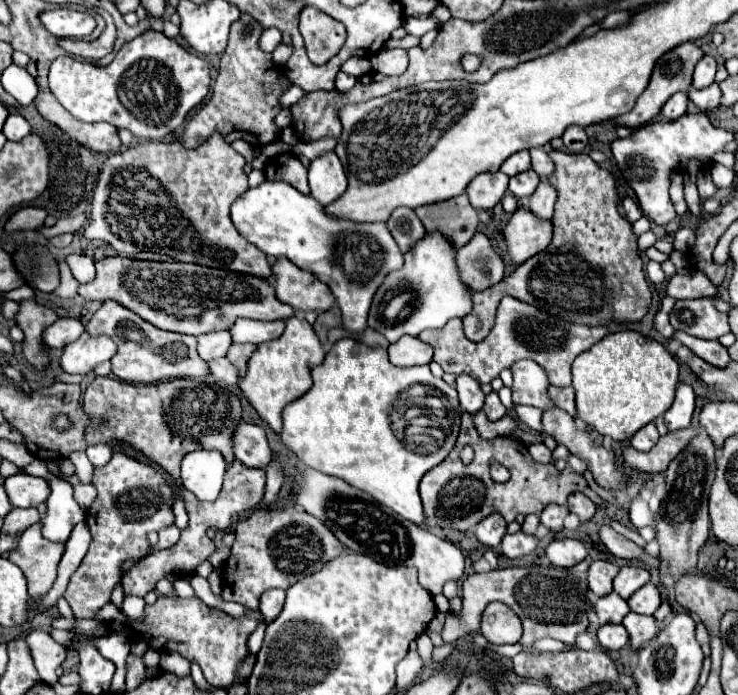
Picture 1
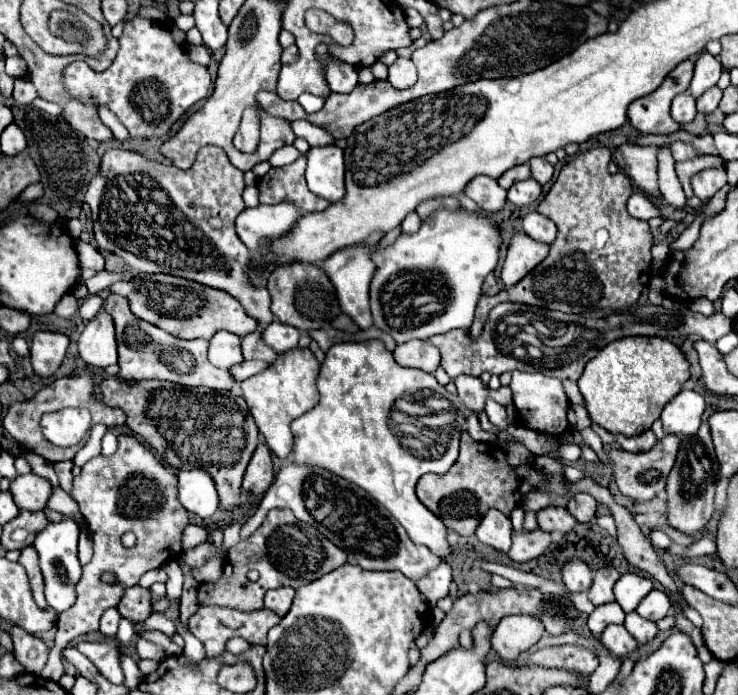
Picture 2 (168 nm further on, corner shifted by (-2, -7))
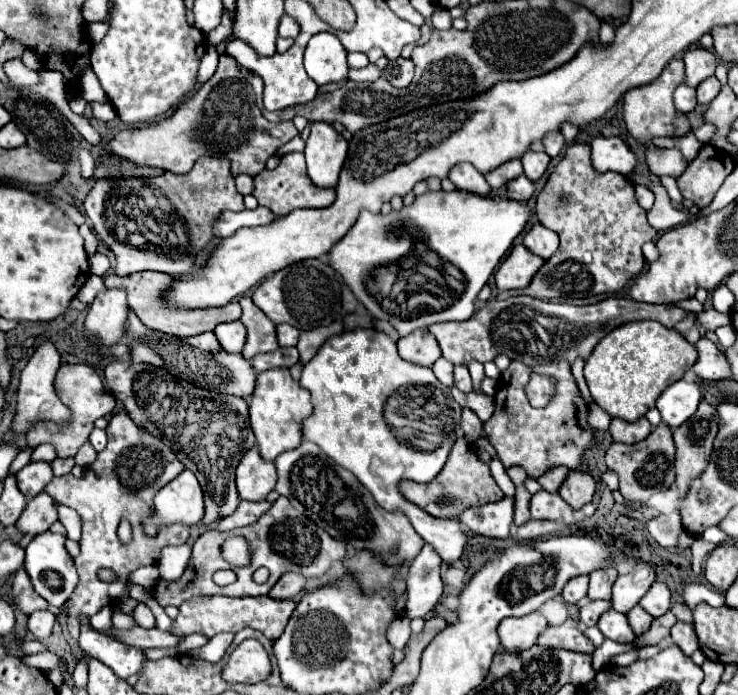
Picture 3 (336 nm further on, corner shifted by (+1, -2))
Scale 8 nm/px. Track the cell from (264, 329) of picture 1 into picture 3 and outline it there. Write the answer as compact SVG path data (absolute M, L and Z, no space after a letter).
M278 325L278 343L280 347L294 347L298 343L298 337L300 337L300 331L292 325Z

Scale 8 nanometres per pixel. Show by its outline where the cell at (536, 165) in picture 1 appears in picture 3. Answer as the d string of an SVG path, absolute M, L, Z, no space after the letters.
M526 151L524 157L520 157L520 159L524 165L524 175L530 181L538 181L550 163L550 157L546 153L534 153L534 151Z

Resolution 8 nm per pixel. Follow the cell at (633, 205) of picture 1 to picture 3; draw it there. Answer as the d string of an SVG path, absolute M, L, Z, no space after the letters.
M636 185L636 199L646 211L650 211L652 205L654 205L654 193L648 187L642 187L642 185Z

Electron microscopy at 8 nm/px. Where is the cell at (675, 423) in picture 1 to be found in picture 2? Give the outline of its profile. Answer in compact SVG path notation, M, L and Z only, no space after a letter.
M681 390L663 410L663 430L665 434L693 436L699 430L701 416L705 410L705 400L695 390Z

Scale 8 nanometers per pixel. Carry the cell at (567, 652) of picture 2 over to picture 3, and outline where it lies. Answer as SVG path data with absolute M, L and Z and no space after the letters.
M566 619L562 625L546 627L544 633L538 637L540 647L550 649L568 649L568 651L580 651L580 653L594 653L592 641L582 633L582 627L574 619Z

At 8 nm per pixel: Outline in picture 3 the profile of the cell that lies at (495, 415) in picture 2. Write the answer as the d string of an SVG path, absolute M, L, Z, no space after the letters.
M474 361L474 363L470 363L470 365L468 365L468 369L470 369L472 381L474 381L474 391L476 391L476 393L480 393L480 381L484 379L484 365Z

